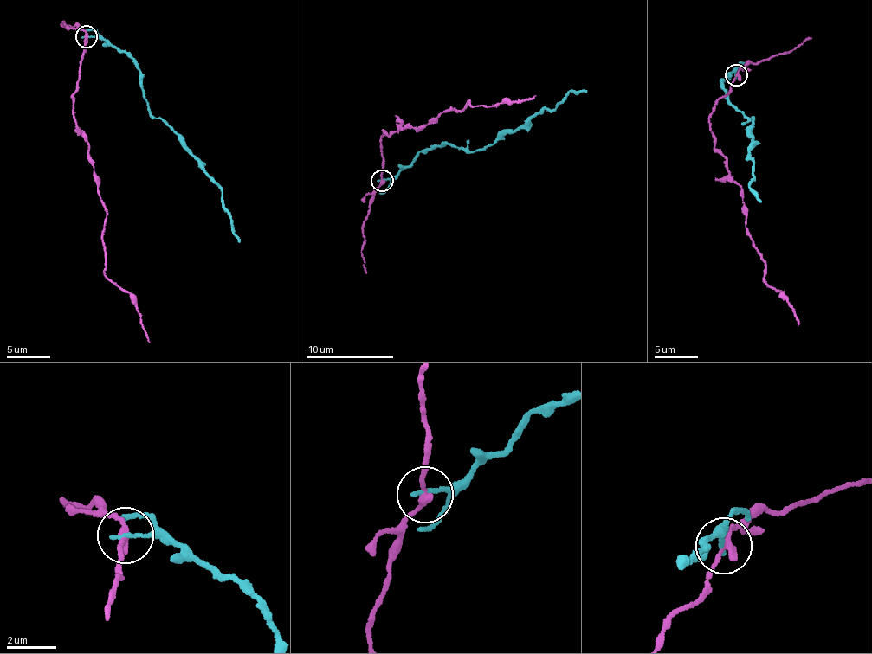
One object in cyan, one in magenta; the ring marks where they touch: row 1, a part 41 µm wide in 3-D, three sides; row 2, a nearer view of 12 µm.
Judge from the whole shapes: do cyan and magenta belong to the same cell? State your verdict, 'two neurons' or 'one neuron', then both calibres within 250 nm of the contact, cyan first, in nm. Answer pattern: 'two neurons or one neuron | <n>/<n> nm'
two neurons | 180/280 nm

